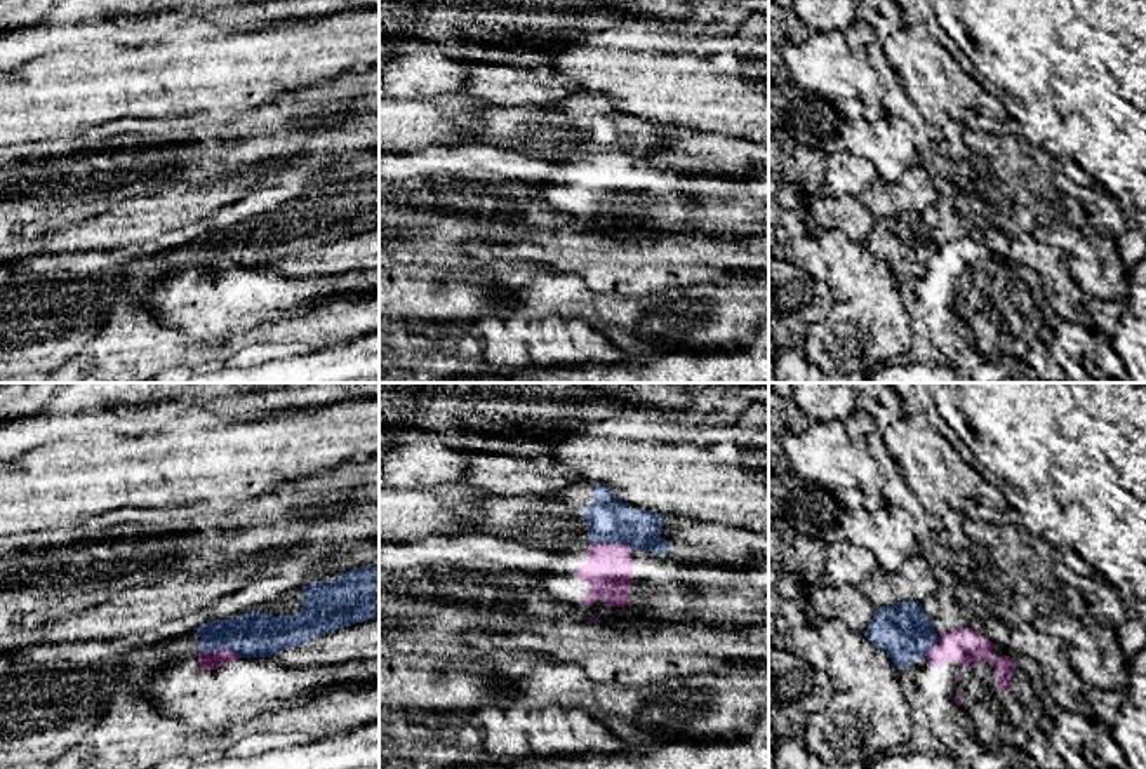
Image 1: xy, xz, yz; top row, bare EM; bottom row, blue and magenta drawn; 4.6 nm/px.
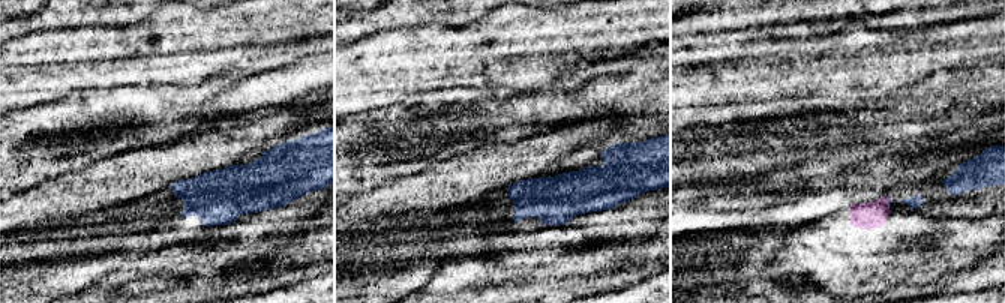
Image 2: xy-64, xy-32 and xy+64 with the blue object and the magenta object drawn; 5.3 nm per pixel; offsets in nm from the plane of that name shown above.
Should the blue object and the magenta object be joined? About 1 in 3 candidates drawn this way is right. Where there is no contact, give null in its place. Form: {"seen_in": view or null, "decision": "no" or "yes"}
{"seen_in": "xz", "decision": "no"}

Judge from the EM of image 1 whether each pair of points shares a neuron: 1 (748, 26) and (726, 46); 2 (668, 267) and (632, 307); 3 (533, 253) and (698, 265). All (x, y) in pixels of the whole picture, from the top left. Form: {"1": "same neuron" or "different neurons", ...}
{"1": "same neuron", "2": "different neurons", "3": "same neuron"}

